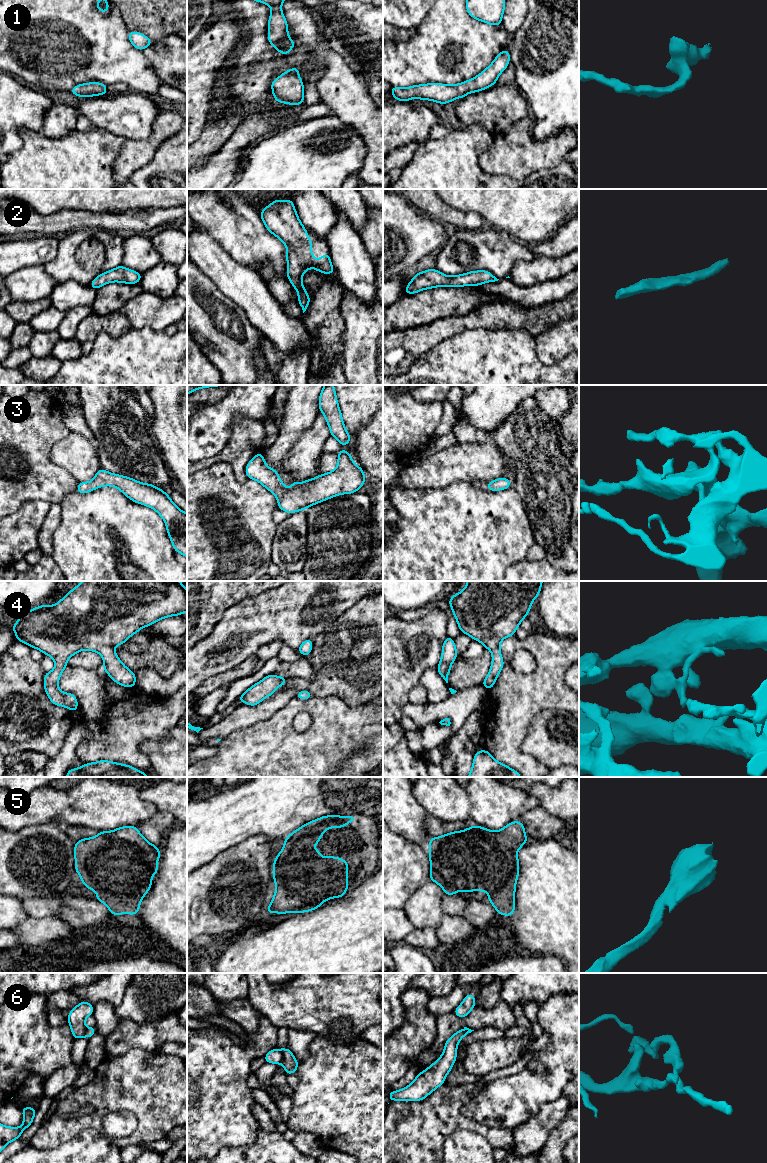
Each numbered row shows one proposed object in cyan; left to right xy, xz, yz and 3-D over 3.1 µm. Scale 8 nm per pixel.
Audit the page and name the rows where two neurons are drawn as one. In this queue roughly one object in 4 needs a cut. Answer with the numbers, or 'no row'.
6

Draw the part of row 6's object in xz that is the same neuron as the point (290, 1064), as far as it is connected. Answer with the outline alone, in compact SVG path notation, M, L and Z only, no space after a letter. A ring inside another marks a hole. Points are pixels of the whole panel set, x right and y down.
M289 1048L281 1049L281 1052L283 1055L282 1064L284 1066L286 1075L296 1073L299 1062L295 1059L293 1053Z

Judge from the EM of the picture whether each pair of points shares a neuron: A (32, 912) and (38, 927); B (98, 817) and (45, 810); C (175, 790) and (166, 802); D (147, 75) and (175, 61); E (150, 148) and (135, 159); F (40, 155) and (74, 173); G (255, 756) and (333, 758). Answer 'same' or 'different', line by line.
A: different
B: different
C: same
D: different
E: same
F: same
G: same

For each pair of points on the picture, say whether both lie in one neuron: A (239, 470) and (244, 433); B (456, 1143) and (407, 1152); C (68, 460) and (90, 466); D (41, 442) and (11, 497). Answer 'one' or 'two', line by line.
A: one
B: two
C: one
D: one

